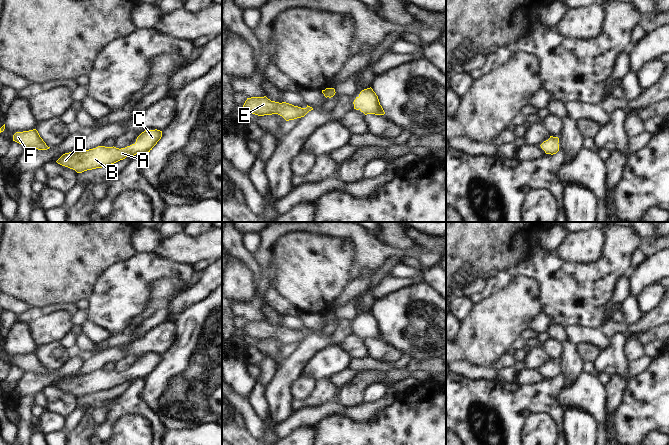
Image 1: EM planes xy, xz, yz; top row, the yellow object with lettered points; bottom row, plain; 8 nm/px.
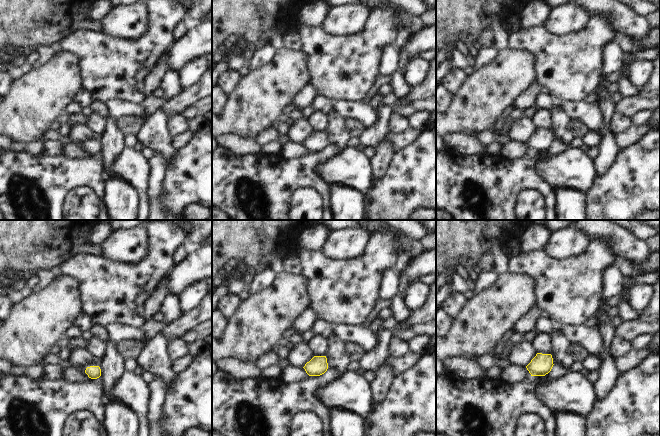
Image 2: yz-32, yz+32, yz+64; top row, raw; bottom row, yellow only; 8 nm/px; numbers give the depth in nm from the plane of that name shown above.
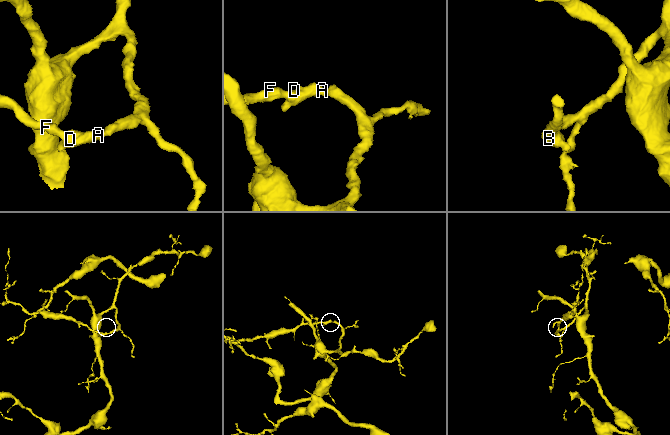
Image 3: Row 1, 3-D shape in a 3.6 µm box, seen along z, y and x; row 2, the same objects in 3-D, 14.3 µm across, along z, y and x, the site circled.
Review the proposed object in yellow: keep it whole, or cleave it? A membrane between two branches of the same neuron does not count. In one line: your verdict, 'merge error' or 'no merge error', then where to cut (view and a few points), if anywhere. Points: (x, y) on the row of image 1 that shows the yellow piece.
no merge error | no cut

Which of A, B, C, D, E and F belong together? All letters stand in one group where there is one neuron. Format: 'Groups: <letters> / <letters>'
Groups: A B C D E F.

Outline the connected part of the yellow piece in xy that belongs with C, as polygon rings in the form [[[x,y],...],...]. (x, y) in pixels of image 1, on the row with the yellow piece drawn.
[[[145,130],[136,142],[125,148],[98,146],[85,151],[72,151],[63,154],[56,162],[62,166],[82,173],[87,170],[109,166],[126,157],[136,154],[147,154],[162,137],[160,130]]]

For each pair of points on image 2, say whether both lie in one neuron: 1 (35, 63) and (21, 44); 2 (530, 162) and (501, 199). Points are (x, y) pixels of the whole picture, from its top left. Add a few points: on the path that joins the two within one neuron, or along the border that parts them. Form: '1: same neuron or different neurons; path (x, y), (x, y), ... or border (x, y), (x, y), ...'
1: different neurons; border (50, 45), (40, 45), (32, 50)
2: same neuron; path (521, 171), (502, 190)

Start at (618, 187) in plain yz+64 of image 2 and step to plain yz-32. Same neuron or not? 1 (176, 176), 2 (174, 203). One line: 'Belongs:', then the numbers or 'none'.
Belongs: 1, 2

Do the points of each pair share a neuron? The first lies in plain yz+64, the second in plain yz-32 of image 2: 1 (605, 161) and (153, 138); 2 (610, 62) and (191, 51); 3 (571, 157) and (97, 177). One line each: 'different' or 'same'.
1: different
2: different
3: different

